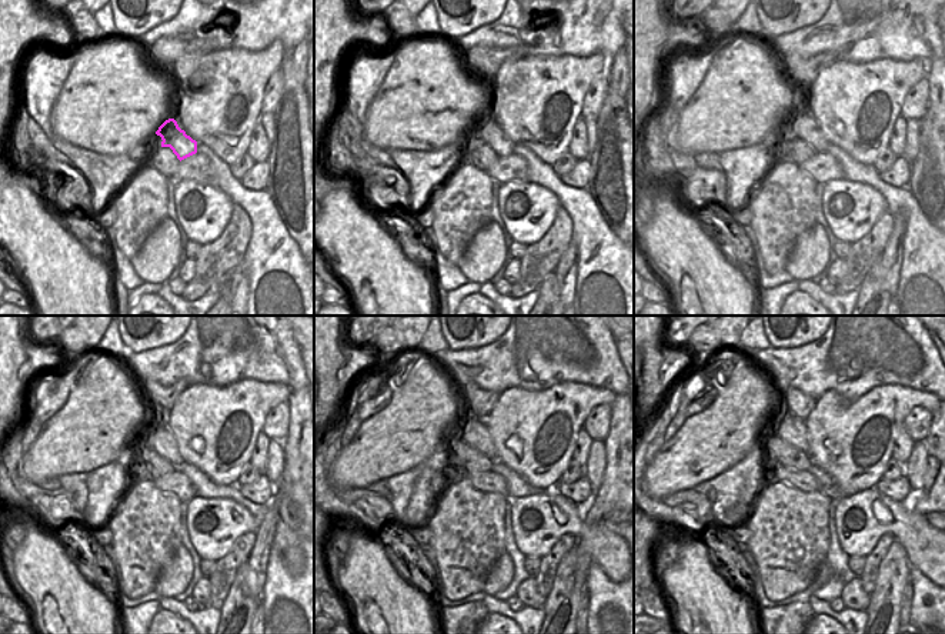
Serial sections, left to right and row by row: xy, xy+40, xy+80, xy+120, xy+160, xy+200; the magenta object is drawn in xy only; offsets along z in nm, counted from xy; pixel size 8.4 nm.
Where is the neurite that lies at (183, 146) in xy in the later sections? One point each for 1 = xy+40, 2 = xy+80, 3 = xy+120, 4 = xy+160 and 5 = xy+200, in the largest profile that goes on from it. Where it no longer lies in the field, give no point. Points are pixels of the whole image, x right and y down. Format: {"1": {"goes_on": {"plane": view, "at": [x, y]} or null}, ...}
{"1": {"goes_on": {"plane": "xy+40", "at": [484, 124]}}, "2": {"goes_on": {"plane": "xy+80", "at": [800, 120]}}, "3": {"goes_on": {"plane": "xy+120", "at": [154, 433]}}, "4": {"goes_on": {"plane": "xy+160", "at": [473, 431]}}, "5": {"goes_on": {"plane": "xy+200", "at": [788, 427]}}}

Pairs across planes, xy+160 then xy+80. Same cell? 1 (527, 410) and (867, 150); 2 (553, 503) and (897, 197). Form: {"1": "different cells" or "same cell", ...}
{"1": "same cell", "2": "different cells"}

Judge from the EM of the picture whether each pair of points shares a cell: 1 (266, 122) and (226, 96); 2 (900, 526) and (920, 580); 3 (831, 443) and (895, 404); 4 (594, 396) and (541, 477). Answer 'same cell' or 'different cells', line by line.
1: different cells
2: different cells
3: same cell
4: same cell

